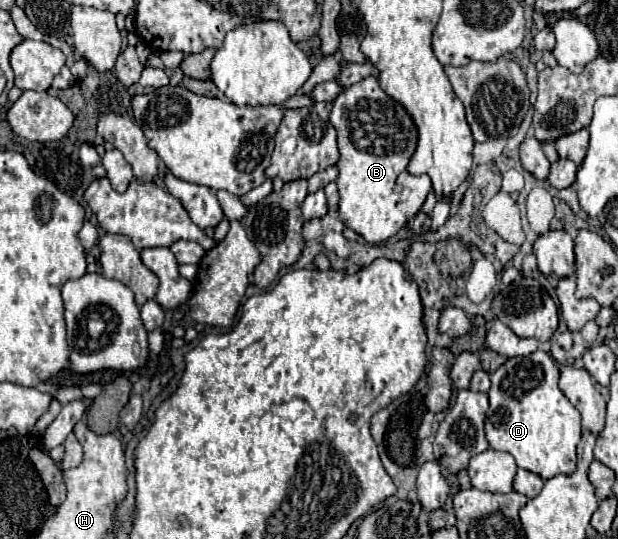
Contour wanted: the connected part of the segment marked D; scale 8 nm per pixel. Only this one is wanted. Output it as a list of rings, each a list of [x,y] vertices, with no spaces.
[[[535,351],[529,357],[507,359],[507,363],[491,375],[491,407],[485,419],[485,433],[491,449],[511,453],[517,467],[545,481],[559,473],[571,475],[575,471],[575,447],[581,439],[581,415],[561,393],[557,381],[557,365],[549,353]]]

